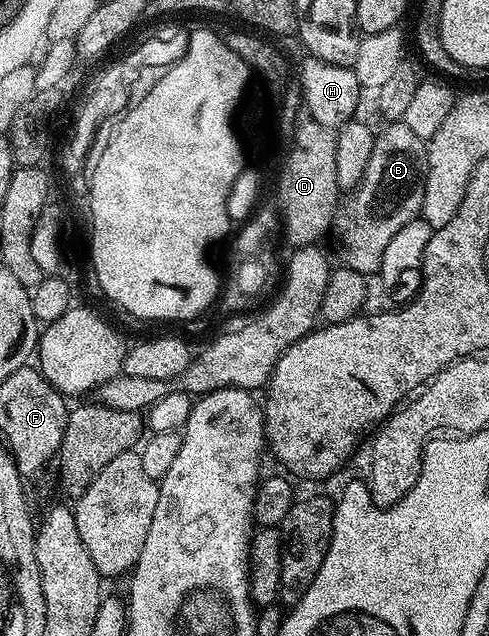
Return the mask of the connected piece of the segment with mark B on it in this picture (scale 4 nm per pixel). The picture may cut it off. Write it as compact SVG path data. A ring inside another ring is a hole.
M392 121L385 127L388 128L377 137L372 147L360 196L352 203L356 223L350 224L344 235L343 262L366 277L379 272L382 253L386 253L386 245L390 245L394 233L421 214L428 176L425 140L414 137L413 131L403 121Z

